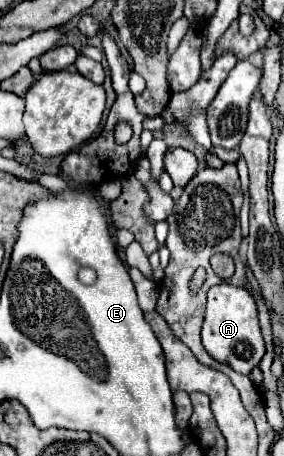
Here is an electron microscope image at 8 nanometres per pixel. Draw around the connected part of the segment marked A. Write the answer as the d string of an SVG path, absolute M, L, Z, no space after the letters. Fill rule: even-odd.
M222 282L208 290L202 344L212 358L216 358L222 364L228 364L240 374L250 374L252 368L260 364L262 356L266 354L266 346L260 330L256 302L244 288Z

